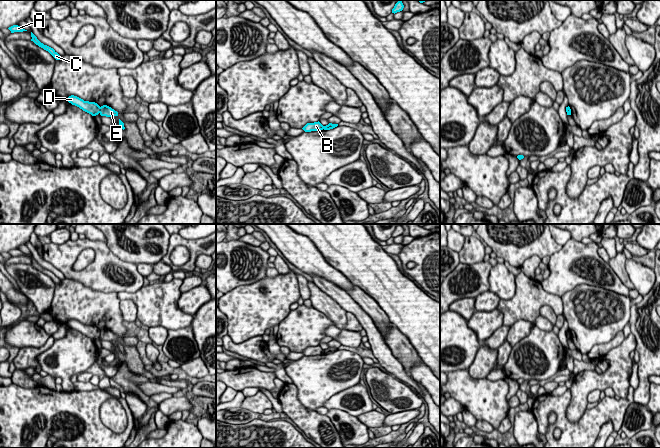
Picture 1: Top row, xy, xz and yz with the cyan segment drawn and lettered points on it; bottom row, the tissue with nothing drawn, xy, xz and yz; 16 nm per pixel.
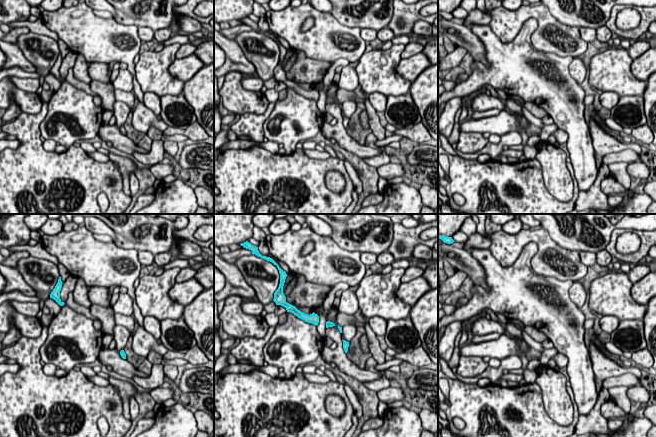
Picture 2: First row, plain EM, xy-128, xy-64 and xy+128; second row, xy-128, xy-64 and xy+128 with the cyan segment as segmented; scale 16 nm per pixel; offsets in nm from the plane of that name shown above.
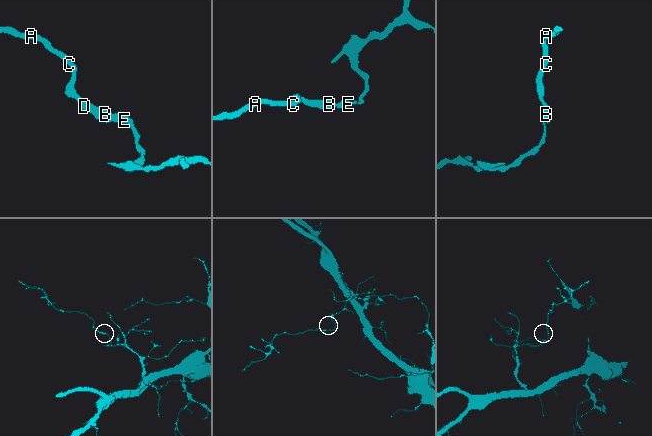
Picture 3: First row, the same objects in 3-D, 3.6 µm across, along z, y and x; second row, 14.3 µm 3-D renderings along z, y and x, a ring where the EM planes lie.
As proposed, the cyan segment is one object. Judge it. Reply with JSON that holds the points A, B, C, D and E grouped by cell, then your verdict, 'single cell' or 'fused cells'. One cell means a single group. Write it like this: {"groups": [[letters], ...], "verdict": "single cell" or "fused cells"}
{"groups": [["A", "B", "C", "D"], ["E"]], "verdict": "fused cells"}

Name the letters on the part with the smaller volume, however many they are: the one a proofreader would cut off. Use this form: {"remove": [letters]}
{"remove": ["A", "B", "C", "D"]}

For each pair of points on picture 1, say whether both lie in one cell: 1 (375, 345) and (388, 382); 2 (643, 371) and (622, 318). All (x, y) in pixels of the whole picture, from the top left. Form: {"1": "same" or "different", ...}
{"1": "different", "2": "different"}

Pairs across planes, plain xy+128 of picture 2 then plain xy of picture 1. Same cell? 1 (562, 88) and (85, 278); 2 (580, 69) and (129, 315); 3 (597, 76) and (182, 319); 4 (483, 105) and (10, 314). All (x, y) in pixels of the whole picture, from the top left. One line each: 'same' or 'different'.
1: different
2: same
3: same
4: same

